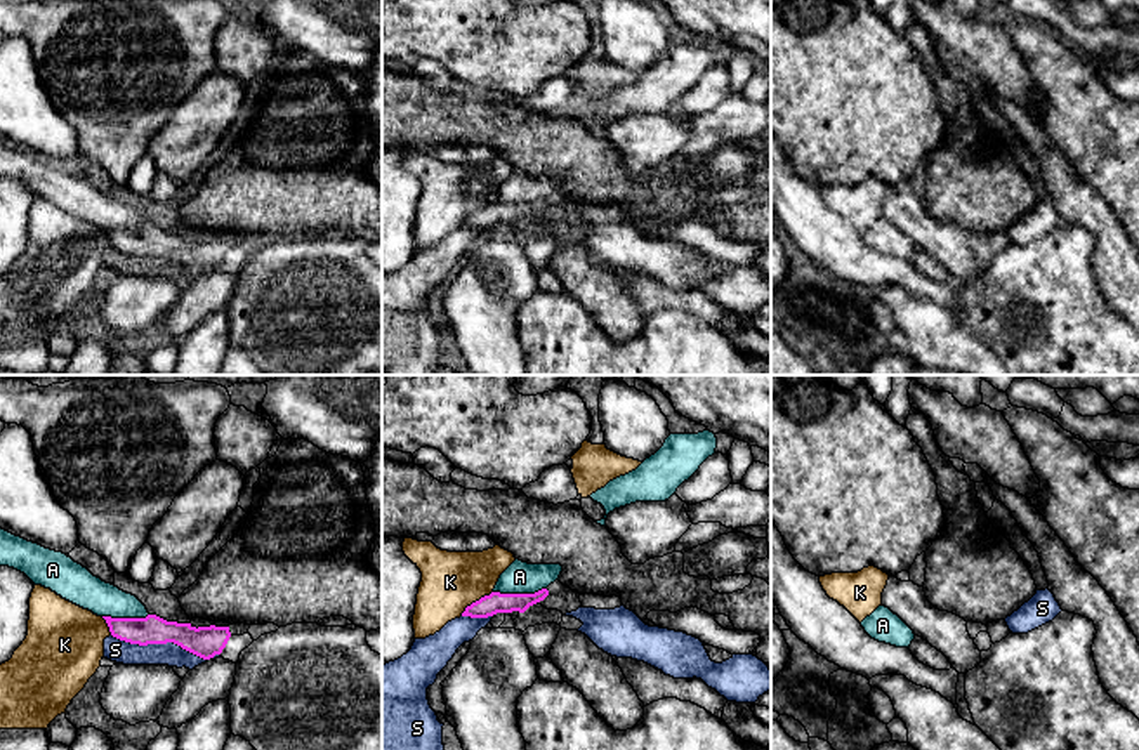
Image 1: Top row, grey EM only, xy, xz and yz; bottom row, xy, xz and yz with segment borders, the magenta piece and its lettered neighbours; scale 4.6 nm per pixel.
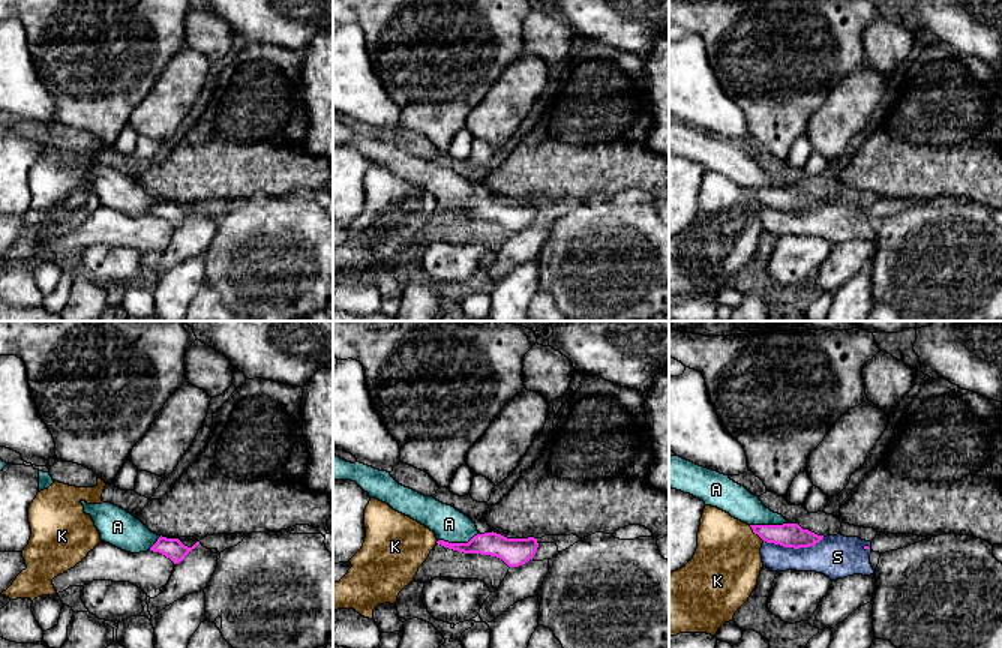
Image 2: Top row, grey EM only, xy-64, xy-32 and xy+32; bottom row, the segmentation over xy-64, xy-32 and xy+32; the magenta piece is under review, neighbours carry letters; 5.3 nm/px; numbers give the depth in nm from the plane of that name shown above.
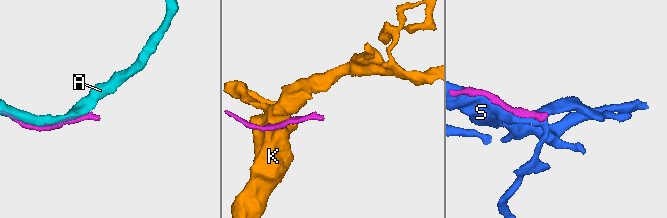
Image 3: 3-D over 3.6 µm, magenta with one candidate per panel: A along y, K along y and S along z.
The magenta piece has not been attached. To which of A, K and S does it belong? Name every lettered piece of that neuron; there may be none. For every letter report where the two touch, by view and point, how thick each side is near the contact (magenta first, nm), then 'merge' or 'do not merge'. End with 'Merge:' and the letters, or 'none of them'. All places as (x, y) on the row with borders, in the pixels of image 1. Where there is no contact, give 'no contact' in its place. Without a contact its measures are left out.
A: meets magenta in xz at (520, 594); 100 nm thick on the magenta side, 150 nm on the other; do not merge
K: meets magenta in xz at (476, 601); 100 nm thick on the magenta side, 280 nm on the other; do not merge
S: meets magenta in xy at (165, 643); 140 nm thick on the magenta side, 110 nm on the other; do not merge
Merge: none of them

